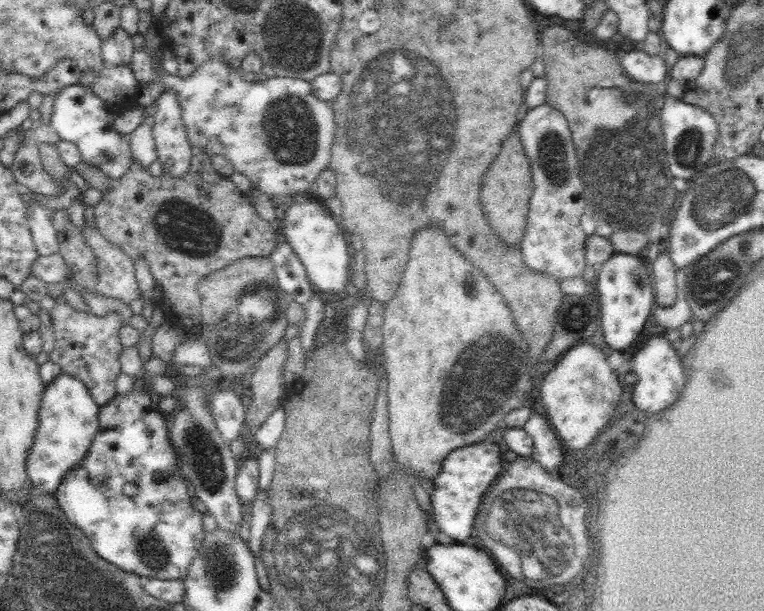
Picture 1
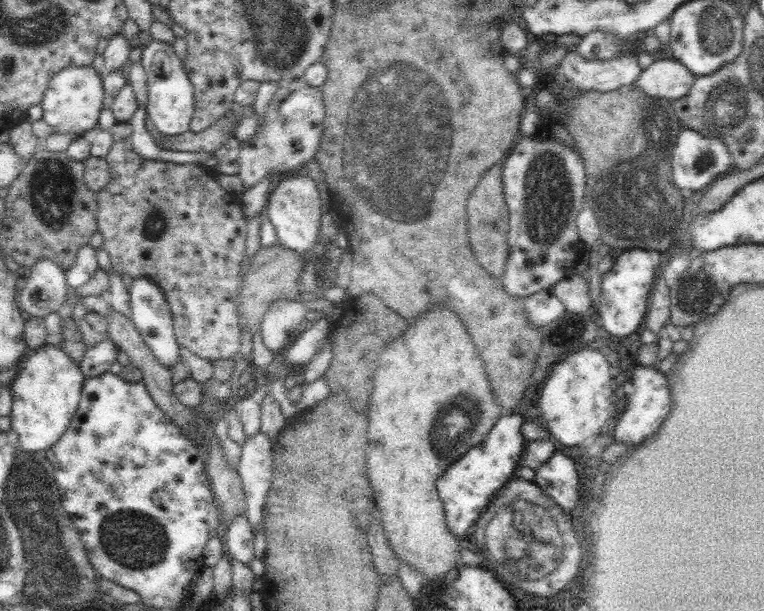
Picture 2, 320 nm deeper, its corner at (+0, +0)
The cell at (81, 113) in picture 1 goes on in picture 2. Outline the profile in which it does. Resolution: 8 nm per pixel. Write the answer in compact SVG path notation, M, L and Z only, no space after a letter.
M92 65L67 66L54 75L44 93L40 105L43 119L52 127L54 133L70 133L80 135L89 131L89 137L98 127L98 117L103 109L103 73Z

